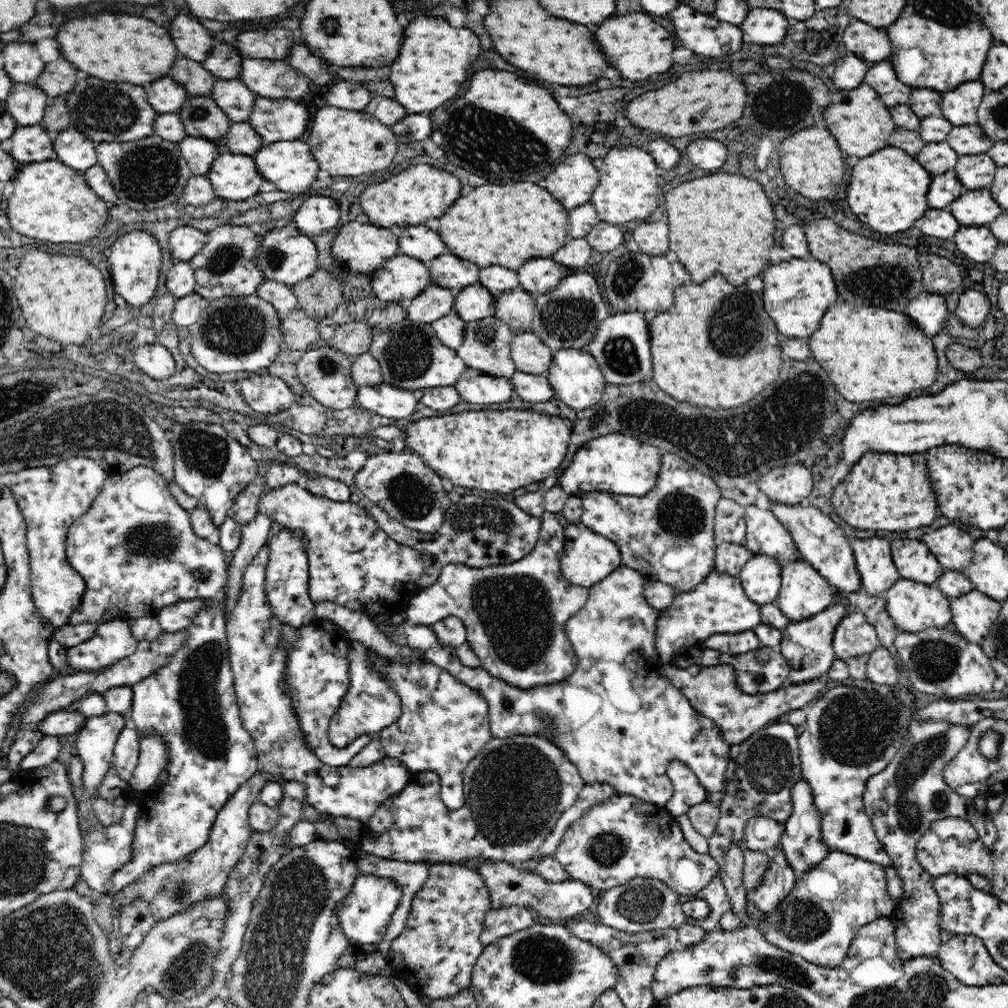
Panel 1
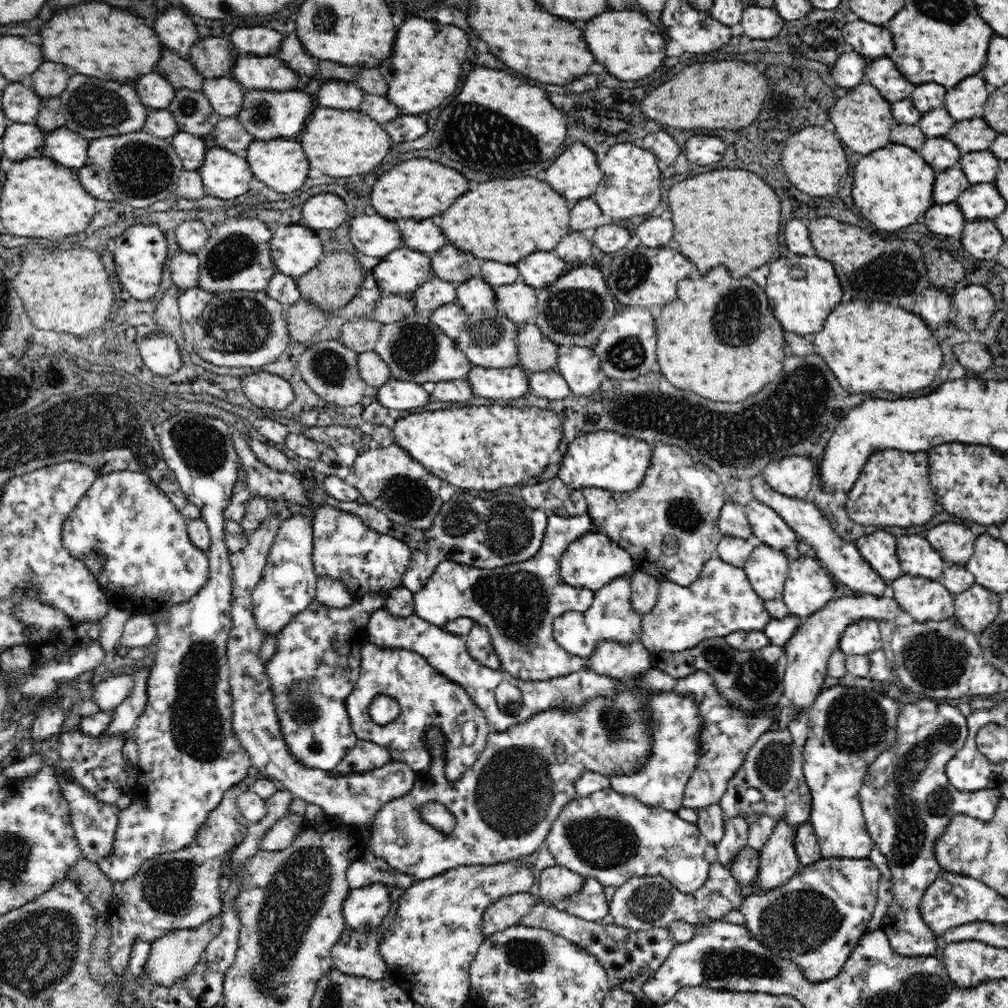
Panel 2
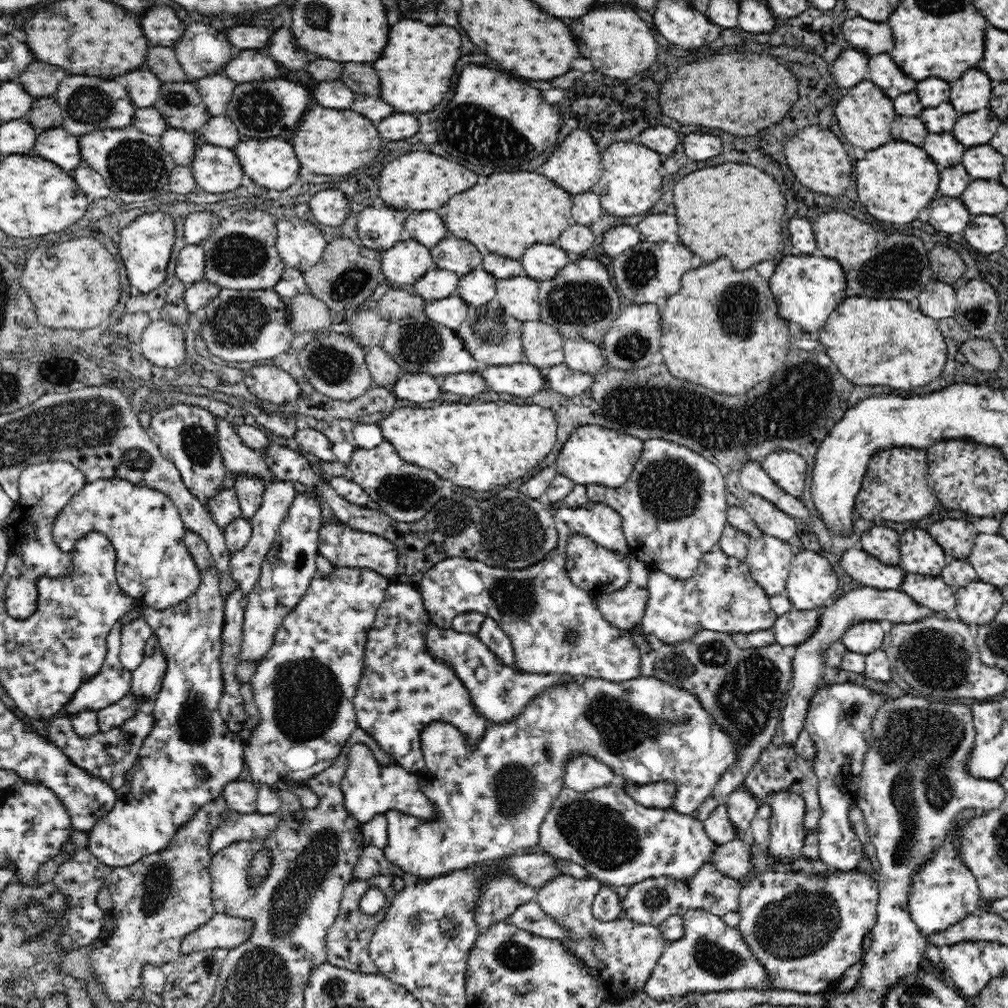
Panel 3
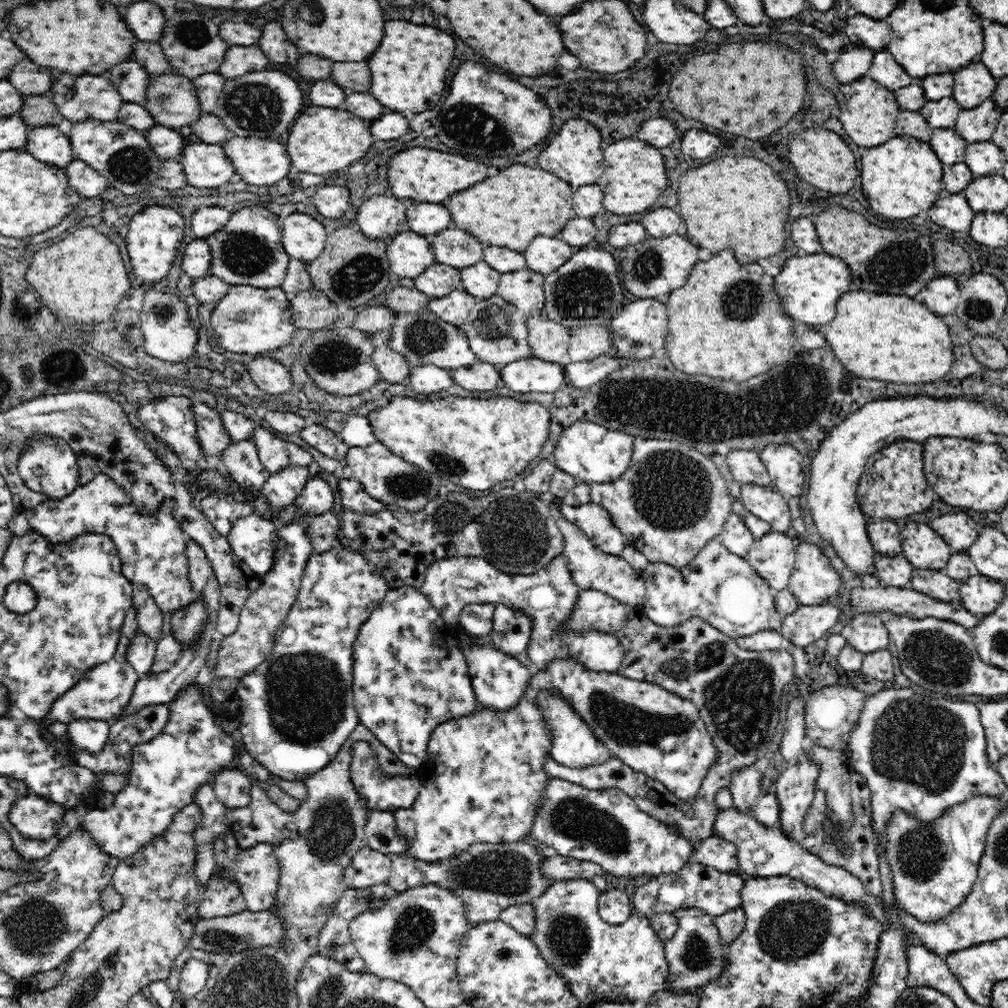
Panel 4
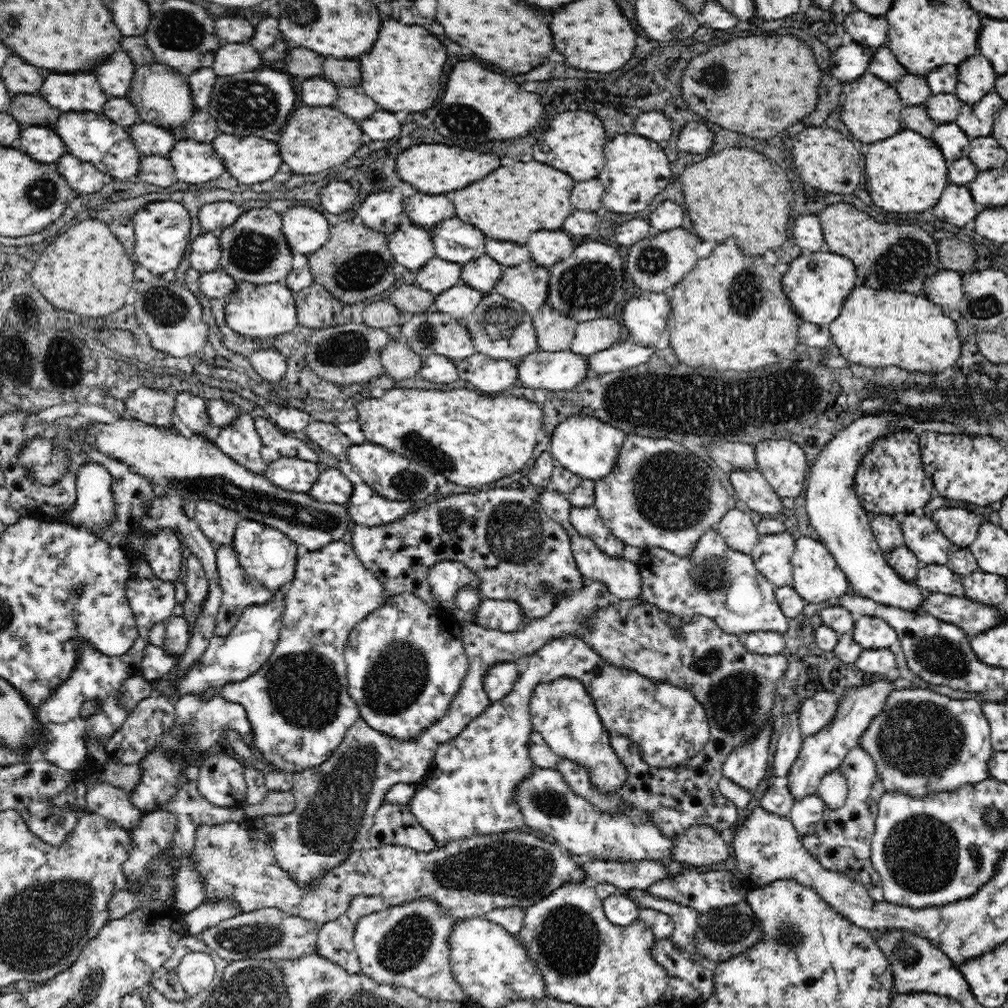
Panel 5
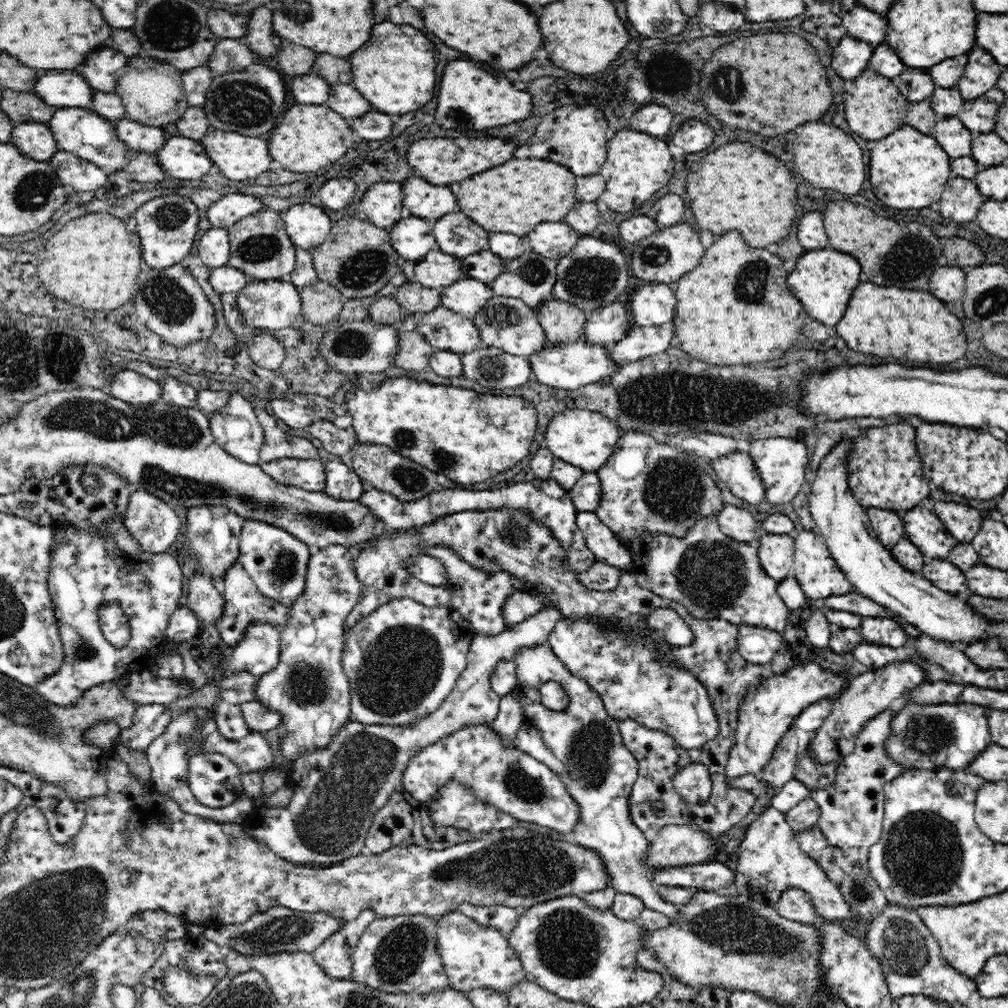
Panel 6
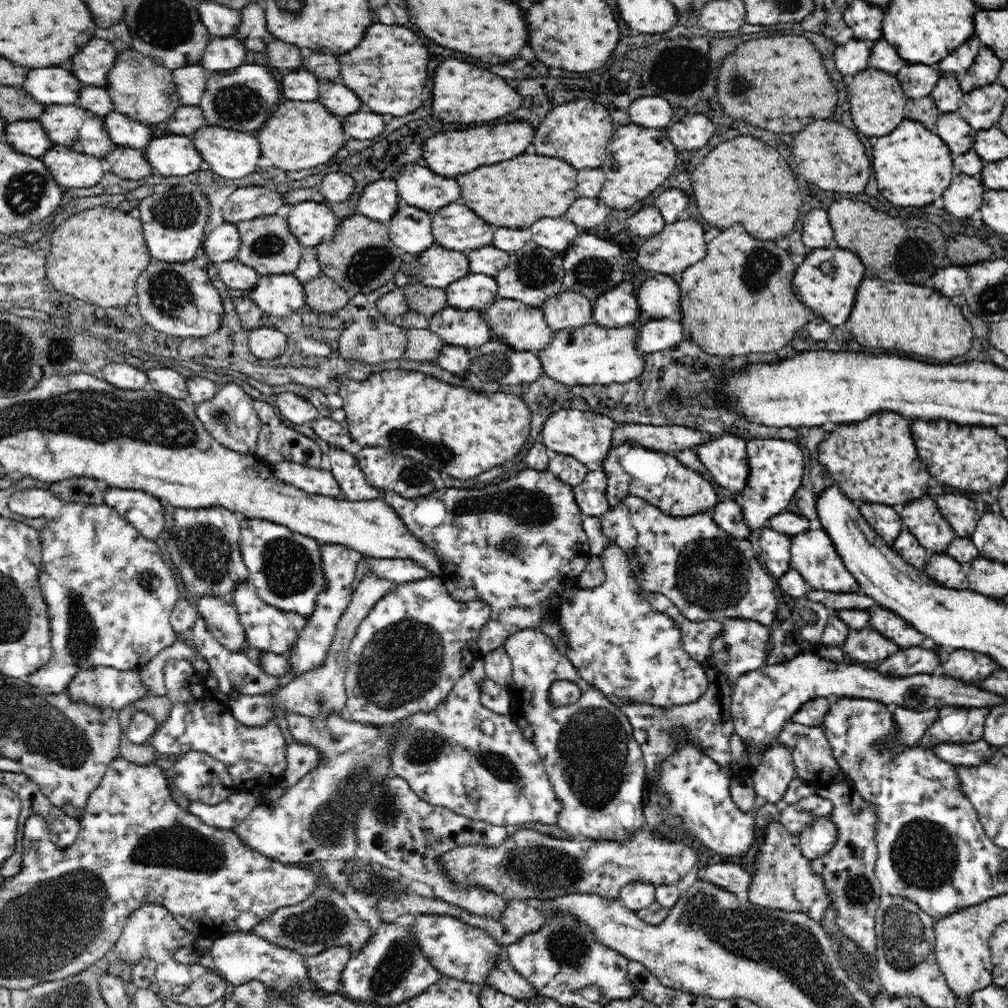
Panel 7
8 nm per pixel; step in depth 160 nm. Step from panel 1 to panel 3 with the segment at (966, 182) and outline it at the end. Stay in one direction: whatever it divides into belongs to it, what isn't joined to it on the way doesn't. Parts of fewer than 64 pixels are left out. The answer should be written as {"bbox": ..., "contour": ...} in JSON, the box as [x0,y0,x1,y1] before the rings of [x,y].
{"bbox":[961,144,1006,180],"contour":[[[990,144],[976,145],[964,151],[961,165],[973,179],[998,180],[1006,159]]]}

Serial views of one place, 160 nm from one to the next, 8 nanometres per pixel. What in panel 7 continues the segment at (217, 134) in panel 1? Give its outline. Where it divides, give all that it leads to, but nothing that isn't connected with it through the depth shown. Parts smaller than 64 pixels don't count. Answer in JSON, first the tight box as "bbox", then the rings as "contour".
{"bbox":[105,48,182,130],"contour":[[[134,48],[118,52],[113,67],[109,70],[105,89],[116,112],[158,130],[182,105],[173,79],[173,70],[159,66],[151,57]]]}

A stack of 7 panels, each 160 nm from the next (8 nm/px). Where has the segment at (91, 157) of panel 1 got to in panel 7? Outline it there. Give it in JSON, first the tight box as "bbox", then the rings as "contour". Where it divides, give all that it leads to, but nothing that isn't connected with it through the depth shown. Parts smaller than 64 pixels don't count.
{"bbox":[6,120,54,159],"contour":[[[18,120],[7,124],[6,140],[14,150],[39,159],[54,144],[39,120]]]}

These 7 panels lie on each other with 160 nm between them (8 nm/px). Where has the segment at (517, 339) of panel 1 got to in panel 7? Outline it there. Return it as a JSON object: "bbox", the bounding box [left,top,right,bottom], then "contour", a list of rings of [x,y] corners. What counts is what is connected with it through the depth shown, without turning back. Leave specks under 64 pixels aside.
{"bbox":[539,290,592,332],"contour":[[[562,290],[539,308],[546,324],[555,332],[592,323],[592,306],[592,301],[580,293]]]}

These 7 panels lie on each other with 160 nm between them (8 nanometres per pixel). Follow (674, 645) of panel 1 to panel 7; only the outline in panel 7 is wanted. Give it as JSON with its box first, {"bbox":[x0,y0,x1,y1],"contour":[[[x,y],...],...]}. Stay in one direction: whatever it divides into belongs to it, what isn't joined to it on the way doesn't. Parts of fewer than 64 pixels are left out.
{"bbox":[599,495,780,626],"contour":[[[630,495],[615,507],[599,516],[601,530],[625,553],[630,569],[641,590],[660,593],[669,598],[680,612],[692,622],[708,619],[724,621],[729,618],[756,621],[771,626],[776,619],[780,599],[774,593],[776,579],[762,568],[749,539],[737,539],[722,530],[711,517],[710,512],[676,517],[664,514],[659,507]]]}

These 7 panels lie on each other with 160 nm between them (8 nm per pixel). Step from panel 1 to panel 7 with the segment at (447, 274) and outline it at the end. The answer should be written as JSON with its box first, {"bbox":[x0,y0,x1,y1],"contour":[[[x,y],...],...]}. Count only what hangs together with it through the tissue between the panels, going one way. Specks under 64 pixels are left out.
{"bbox":[432,201,494,253],"contour":[[[461,201],[444,206],[432,215],[436,244],[448,250],[468,253],[492,245],[494,227]]]}

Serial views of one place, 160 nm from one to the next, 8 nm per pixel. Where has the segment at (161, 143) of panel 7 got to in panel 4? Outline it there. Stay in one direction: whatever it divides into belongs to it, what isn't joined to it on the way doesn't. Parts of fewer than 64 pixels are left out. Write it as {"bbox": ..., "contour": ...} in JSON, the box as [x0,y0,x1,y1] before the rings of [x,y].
{"bbox":[180,143,236,188],"contour":[[[188,143],[182,151],[180,163],[187,184],[198,188],[220,188],[236,173],[233,162],[219,144]]]}

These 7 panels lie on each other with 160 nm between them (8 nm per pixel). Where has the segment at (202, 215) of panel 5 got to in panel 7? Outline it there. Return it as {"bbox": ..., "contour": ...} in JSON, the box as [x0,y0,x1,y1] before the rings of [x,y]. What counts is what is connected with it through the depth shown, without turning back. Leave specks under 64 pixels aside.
{"bbox":[221,186,284,223],"contour":[[[239,186],[221,207],[225,223],[240,223],[260,216],[270,216],[284,207],[279,191],[263,187]]]}

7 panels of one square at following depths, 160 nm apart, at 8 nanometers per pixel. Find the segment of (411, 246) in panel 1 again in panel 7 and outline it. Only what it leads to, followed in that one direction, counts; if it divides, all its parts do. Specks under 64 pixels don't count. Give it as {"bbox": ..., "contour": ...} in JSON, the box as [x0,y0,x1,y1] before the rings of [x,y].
{"bbox":[394,166,461,216],"contour":[[[404,166],[394,179],[403,204],[415,206],[431,216],[444,206],[459,202],[461,190],[455,177],[448,178],[424,166]]]}

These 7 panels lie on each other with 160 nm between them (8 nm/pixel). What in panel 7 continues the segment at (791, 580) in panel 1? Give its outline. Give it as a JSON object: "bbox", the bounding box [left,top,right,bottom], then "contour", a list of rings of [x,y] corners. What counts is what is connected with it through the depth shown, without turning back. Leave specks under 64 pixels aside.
{"bbox":[791,530,860,593],"contour":[[[810,530],[791,535],[791,569],[795,569],[806,583],[816,590],[833,593],[860,592],[856,579],[836,553],[832,540],[824,530]]]}

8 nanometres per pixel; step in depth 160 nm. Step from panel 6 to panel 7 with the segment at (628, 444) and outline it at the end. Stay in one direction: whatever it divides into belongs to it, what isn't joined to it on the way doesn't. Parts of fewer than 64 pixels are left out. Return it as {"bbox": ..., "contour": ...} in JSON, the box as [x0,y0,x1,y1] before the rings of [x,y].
{"bbox":[602,441,719,517],"contour":[[[627,441],[612,446],[602,464],[607,477],[607,499],[610,508],[622,499],[634,495],[660,508],[664,514],[687,517],[698,513],[711,512],[719,503],[710,482],[678,460],[674,453],[652,451],[642,447],[637,441]]]}

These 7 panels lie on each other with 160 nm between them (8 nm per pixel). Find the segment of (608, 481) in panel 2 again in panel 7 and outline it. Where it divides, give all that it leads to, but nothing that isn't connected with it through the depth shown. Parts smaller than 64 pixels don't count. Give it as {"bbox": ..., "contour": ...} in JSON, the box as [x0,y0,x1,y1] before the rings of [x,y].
{"bbox":[541,410,616,465],"contour":[[[560,410],[548,416],[541,431],[543,444],[550,453],[564,454],[584,465],[600,463],[608,457],[614,440],[616,422],[612,418],[580,410]]]}

